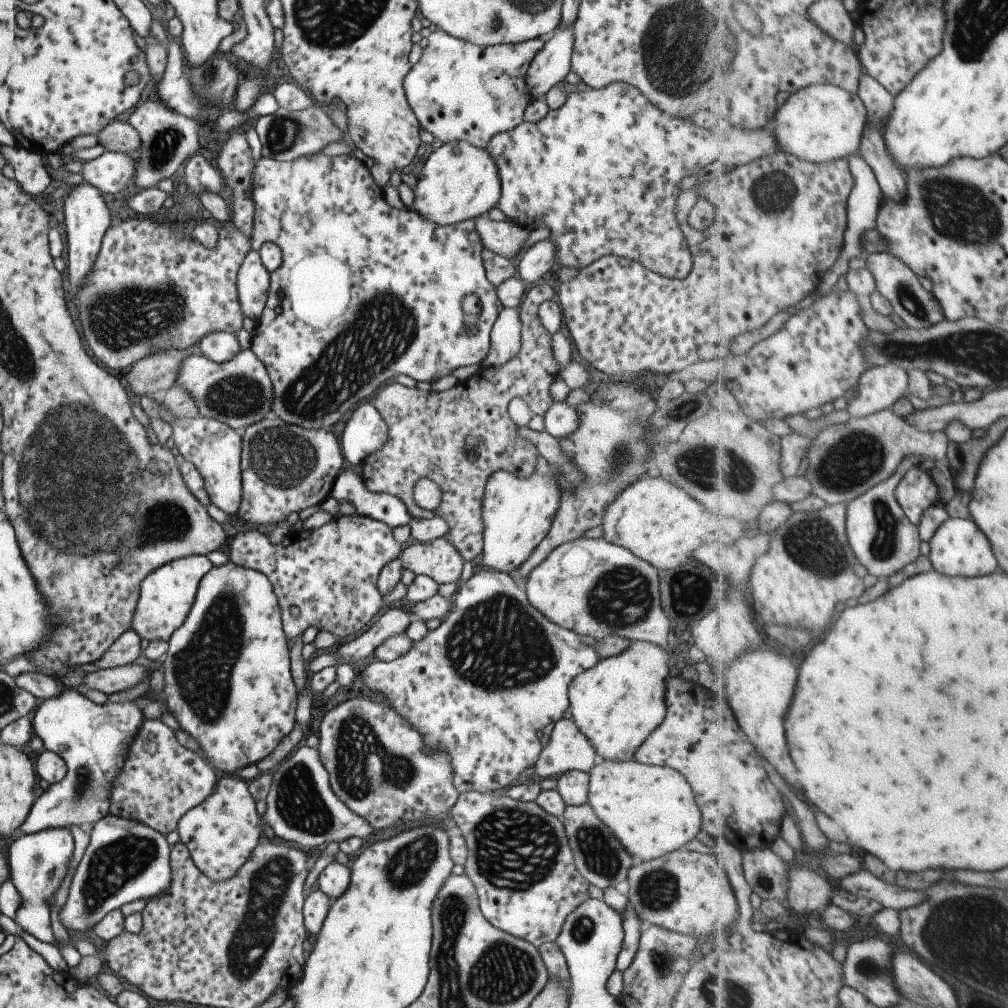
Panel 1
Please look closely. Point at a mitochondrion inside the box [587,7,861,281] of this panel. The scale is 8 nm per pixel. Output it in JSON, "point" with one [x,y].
{"point":[673,50]}

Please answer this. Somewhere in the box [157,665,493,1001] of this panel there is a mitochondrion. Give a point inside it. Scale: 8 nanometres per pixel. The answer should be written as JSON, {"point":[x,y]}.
{"point":[268,885]}

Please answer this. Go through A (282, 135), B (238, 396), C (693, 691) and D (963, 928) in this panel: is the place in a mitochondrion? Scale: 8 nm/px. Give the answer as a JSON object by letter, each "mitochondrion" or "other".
{"A":"mitochondrion","B":"mitochondrion","C":"other","D":"mitochondrion"}

